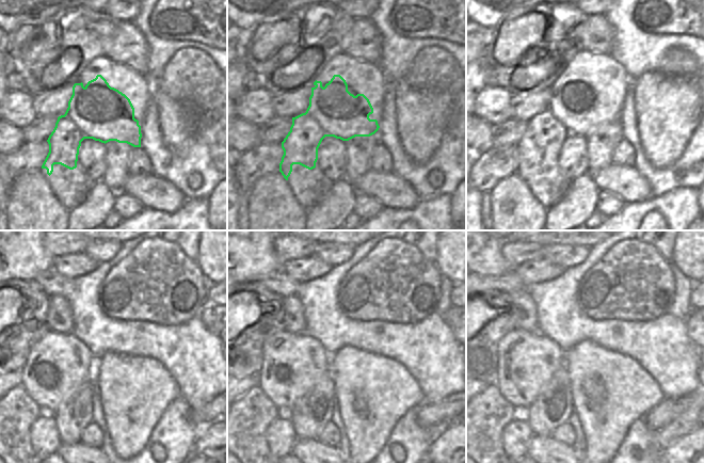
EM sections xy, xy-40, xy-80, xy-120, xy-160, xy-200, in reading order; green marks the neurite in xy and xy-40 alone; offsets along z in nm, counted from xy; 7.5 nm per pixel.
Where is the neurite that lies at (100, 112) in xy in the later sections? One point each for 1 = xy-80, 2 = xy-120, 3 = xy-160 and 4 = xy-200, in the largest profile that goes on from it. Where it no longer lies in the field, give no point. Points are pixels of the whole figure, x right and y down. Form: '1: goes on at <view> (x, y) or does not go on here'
1: goes on at xy-80 (566, 114)
2: goes on at xy-120 (58, 364)
3: goes on at xy-160 (292, 363)
4: goes on at xy-200 (526, 362)

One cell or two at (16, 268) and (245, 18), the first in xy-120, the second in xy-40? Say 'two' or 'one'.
one

